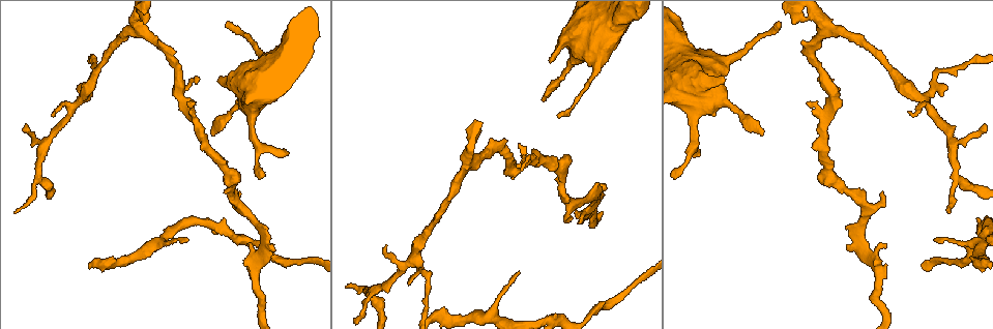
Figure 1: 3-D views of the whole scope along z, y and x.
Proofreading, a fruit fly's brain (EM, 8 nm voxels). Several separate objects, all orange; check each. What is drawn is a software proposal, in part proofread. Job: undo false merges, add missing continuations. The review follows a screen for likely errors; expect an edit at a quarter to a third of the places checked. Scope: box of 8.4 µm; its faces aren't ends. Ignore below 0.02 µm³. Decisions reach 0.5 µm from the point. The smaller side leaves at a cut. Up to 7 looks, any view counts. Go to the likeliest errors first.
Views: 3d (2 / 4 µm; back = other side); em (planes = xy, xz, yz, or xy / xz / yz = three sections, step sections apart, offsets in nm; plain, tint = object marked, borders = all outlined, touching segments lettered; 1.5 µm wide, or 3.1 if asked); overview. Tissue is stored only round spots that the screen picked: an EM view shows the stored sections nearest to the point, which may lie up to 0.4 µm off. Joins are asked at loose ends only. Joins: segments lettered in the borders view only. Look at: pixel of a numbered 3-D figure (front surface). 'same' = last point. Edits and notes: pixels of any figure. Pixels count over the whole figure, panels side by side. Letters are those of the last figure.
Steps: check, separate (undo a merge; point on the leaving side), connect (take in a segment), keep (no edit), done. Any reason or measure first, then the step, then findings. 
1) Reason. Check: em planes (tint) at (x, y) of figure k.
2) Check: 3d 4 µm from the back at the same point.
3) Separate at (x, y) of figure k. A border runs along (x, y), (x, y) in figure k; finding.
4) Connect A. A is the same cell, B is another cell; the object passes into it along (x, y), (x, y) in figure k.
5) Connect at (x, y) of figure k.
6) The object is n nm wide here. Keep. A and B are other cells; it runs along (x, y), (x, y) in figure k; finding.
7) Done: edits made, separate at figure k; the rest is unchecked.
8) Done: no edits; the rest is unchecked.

Branch stops here. Check: em planes (borders) at (289, 153) of figure 1.

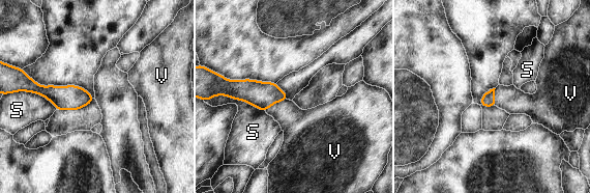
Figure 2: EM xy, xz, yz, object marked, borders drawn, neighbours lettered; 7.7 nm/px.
The longest contact is with S, 360 nm. Connect V. V is the same cell, S is another cell; the object passes into it along (260, 94), (276, 102), (298, 126) in figure 2; it goes on there.

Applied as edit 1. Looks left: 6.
Free end. Check: em yz step 8 (borders) at (220, 80) of figure 1.

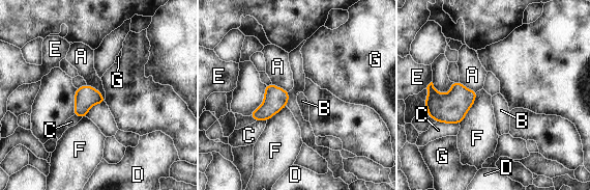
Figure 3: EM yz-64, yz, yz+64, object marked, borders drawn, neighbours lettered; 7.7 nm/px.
Keep. A, B, C, D, E, F and G are other cells; none of them fits.

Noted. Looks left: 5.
Free end. Check: em planes (borders) at (188, 240) of figure 1.

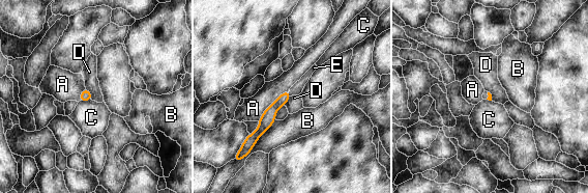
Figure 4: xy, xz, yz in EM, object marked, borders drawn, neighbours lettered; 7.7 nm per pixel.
Connect E. E is the same cell, A, B, C and D are other cells; the object passes into it along (268, 117), (289, 93), (296, 89) in figure 4; it goes on there.

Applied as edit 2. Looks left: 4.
Done: edits made, connect at figure 2, connect at figure 4; the rest is unchecked.

